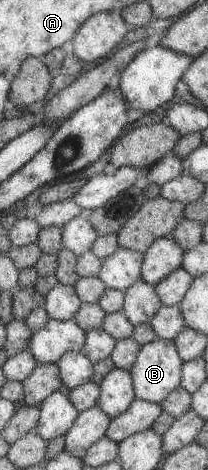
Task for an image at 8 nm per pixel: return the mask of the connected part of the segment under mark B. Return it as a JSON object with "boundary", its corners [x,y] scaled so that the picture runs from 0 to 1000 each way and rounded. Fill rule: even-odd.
{"boundary":[[[745,717],[678,734],[620,785],[644,845],[764,862],[861,821],[875,772],[827,723]]]}

